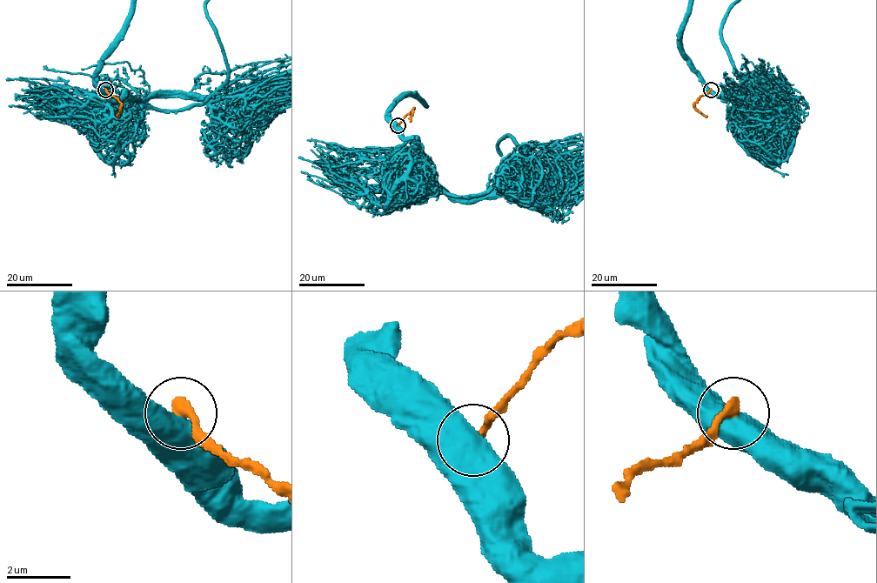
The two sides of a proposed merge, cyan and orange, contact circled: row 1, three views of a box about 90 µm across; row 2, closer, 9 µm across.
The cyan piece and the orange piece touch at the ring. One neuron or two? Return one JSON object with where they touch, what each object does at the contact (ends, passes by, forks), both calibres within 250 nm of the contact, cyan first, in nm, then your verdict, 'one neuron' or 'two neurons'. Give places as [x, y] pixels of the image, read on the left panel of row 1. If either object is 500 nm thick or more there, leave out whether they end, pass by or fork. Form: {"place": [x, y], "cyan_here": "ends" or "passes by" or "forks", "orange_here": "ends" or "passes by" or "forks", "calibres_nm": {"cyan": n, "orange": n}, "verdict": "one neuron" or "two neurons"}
{"place": [105, 90], "calibres_nm": {"cyan": 750, "orange": 360}, "verdict": "two neurons"}

